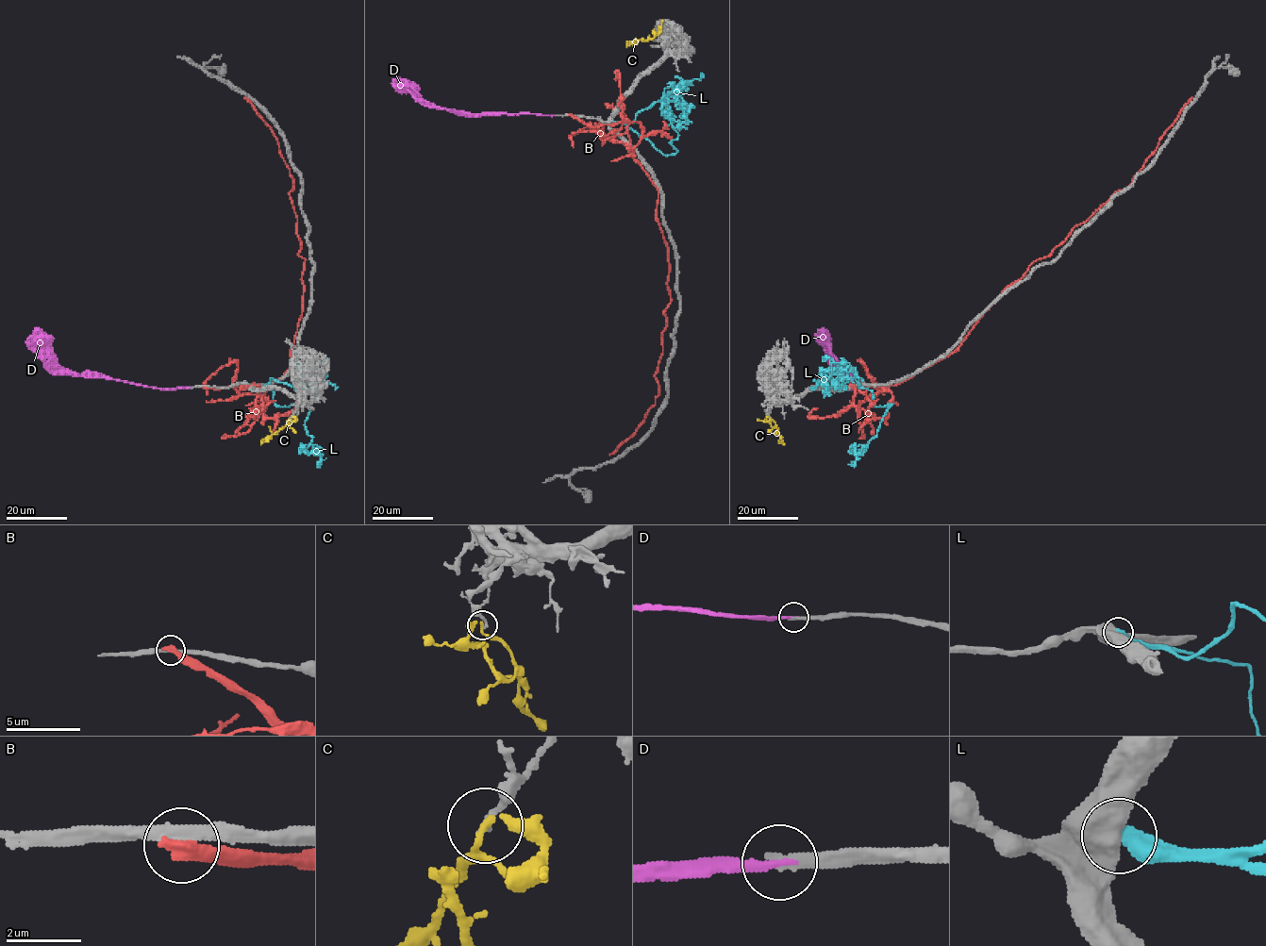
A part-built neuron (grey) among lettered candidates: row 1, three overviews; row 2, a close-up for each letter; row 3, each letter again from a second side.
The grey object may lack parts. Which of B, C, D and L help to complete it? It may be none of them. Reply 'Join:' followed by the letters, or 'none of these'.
Join: D

